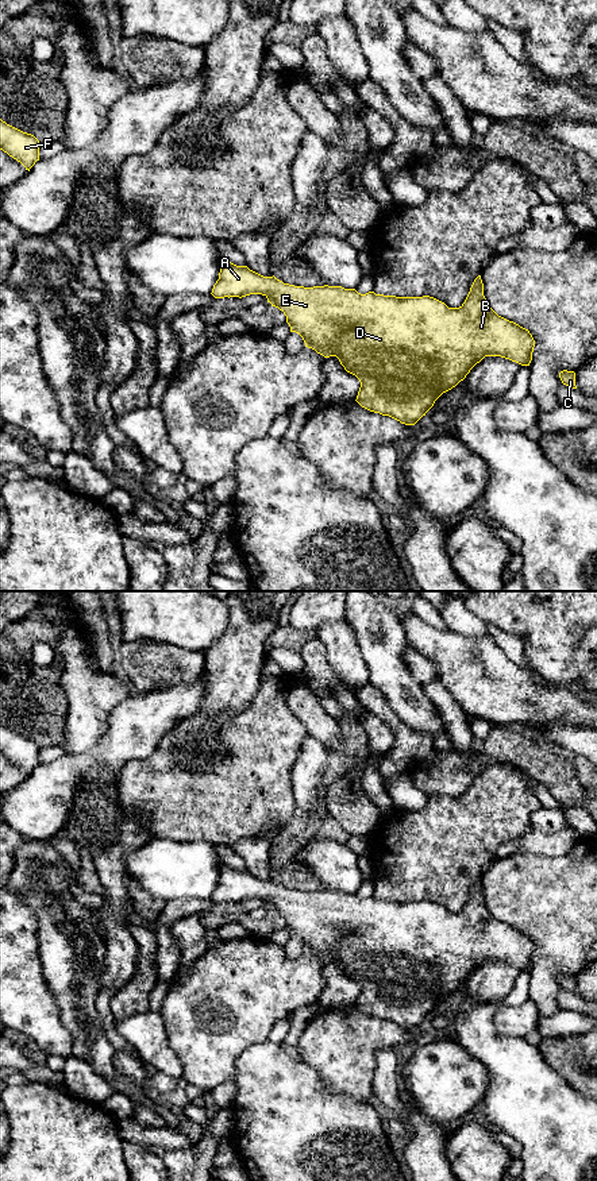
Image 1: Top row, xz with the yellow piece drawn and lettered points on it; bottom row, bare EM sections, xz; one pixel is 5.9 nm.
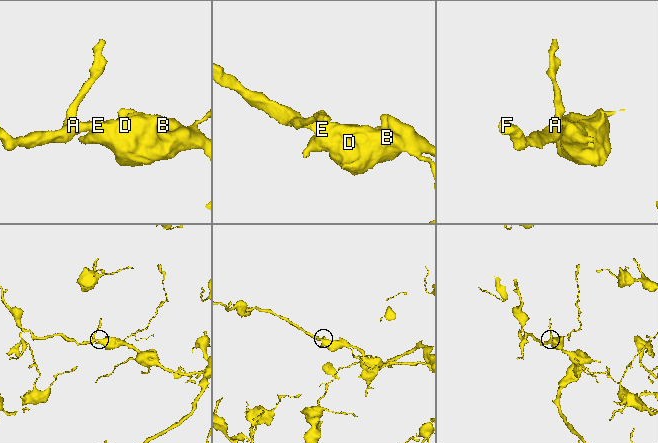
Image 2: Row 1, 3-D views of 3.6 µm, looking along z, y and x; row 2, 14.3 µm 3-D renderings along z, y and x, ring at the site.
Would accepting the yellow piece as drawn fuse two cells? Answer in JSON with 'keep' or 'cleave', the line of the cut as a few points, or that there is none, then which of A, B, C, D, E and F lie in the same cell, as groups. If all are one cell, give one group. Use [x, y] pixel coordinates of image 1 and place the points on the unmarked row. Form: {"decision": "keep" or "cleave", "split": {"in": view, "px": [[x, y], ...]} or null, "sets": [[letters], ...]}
{"decision": "keep", "split": null, "sets": [["A", "B", "C", "D", "E", "F"]]}

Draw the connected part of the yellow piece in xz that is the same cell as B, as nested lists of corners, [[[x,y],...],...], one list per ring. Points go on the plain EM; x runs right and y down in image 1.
[[[224,864],[211,899],[215,903],[265,900],[271,911],[284,916],[290,937],[298,938],[305,952],[324,962],[336,961],[344,974],[359,984],[361,992],[355,1006],[362,1012],[389,1020],[405,1030],[415,1030],[443,997],[463,985],[485,961],[501,961],[521,970],[529,970],[535,952],[535,945],[528,934],[498,921],[488,910],[481,880],[474,884],[465,907],[459,912],[448,912],[430,900],[396,902],[374,896],[361,899],[355,894],[342,891],[294,891],[284,888],[274,880],[263,881],[247,871],[236,871]]]

